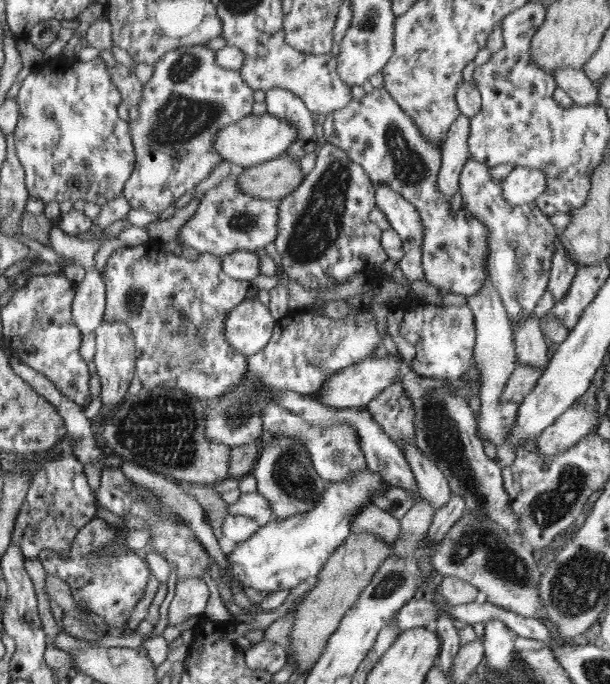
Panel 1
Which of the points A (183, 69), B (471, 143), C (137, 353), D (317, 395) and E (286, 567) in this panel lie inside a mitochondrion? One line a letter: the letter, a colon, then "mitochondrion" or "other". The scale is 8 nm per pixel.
A: mitochondrion
B: other
C: other
D: other
E: other

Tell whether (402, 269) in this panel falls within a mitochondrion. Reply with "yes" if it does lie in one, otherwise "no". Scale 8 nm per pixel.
no

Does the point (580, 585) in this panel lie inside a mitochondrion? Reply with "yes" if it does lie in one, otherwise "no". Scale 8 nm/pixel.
yes

